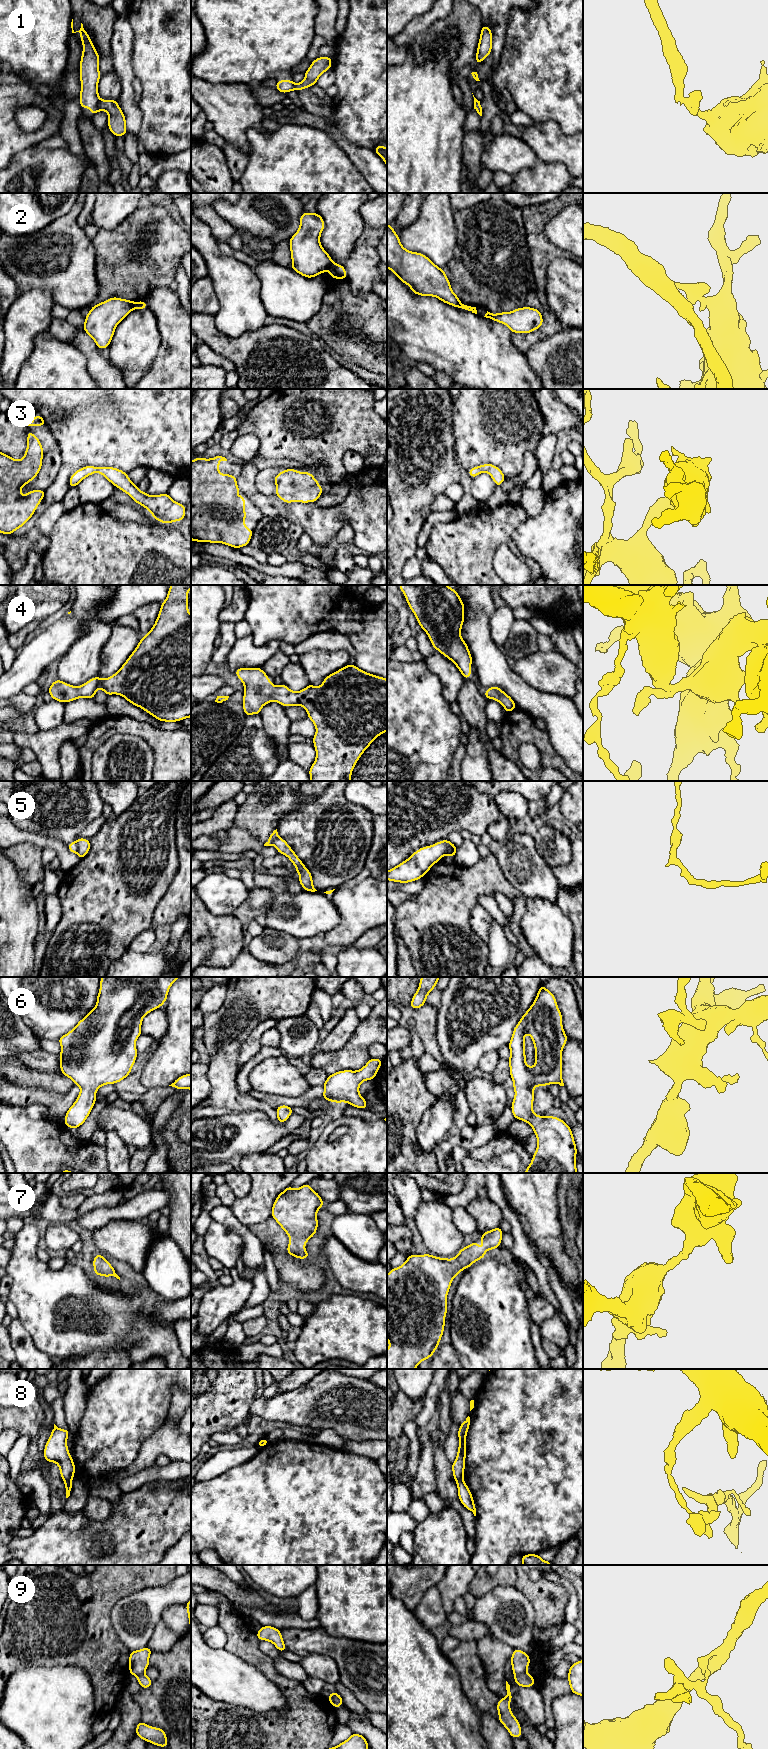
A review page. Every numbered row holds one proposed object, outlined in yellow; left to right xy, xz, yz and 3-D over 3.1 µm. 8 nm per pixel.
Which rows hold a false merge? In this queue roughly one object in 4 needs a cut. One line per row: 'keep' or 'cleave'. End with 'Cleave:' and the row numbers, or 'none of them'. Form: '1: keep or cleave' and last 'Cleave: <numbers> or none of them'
1: cleave
2: cleave
3: keep
4: keep
5: cleave
6: keep
7: keep
8: cleave
9: cleave
Cleave: 1, 2, 5, 8, 9

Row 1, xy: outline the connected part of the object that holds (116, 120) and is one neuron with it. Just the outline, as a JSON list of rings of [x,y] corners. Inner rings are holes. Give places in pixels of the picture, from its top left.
[[[118,100],[99,101],[99,111],[108,113],[108,129],[116,136],[124,136],[127,133],[126,119],[122,109],[118,105]]]

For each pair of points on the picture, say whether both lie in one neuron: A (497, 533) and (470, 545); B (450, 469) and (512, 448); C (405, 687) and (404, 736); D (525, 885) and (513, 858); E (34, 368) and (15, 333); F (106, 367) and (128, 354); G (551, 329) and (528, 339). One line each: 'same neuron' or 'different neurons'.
A: same neuron
B: different neurons
C: same neuron
D: same neuron
E: different neurons
F: different neurons
G: same neuron

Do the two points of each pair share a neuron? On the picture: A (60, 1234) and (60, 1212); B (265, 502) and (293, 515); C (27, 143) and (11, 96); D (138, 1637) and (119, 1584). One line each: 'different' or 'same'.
A: different
B: different
C: same
D: different

